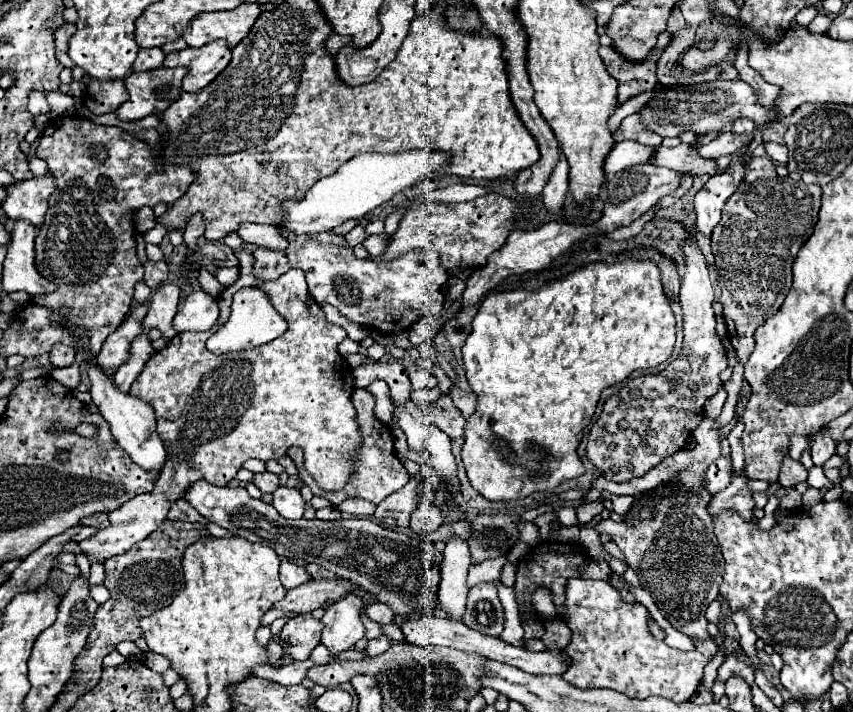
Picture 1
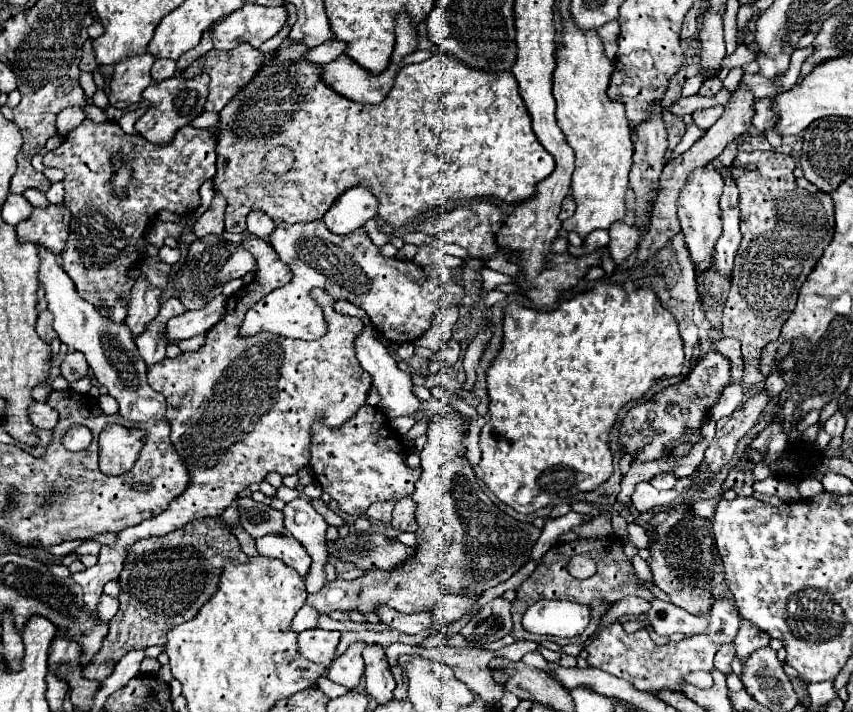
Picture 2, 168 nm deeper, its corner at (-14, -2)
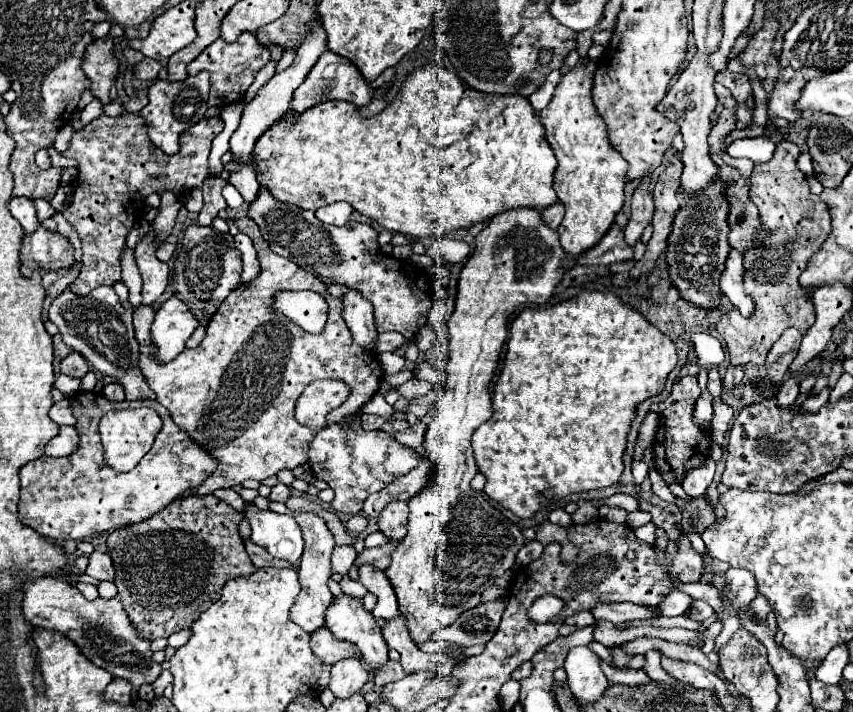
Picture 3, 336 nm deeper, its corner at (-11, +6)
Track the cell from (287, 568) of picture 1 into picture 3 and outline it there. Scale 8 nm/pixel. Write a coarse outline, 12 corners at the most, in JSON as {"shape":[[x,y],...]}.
{"shape":[[246,511],[250,537],[276,559],[300,563],[304,539],[292,517]]}

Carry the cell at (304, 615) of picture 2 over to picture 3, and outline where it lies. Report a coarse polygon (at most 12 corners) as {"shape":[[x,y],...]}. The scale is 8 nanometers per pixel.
{"shape":[[276,513],[296,519],[304,535],[300,559],[302,593],[290,619],[306,633],[324,625],[328,603],[330,553],[334,537],[316,513]]}

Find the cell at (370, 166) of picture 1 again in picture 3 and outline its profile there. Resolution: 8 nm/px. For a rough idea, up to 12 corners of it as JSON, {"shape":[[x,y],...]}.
{"shape":[[334,203],[316,211],[328,225],[346,225],[354,213],[348,203]]}

